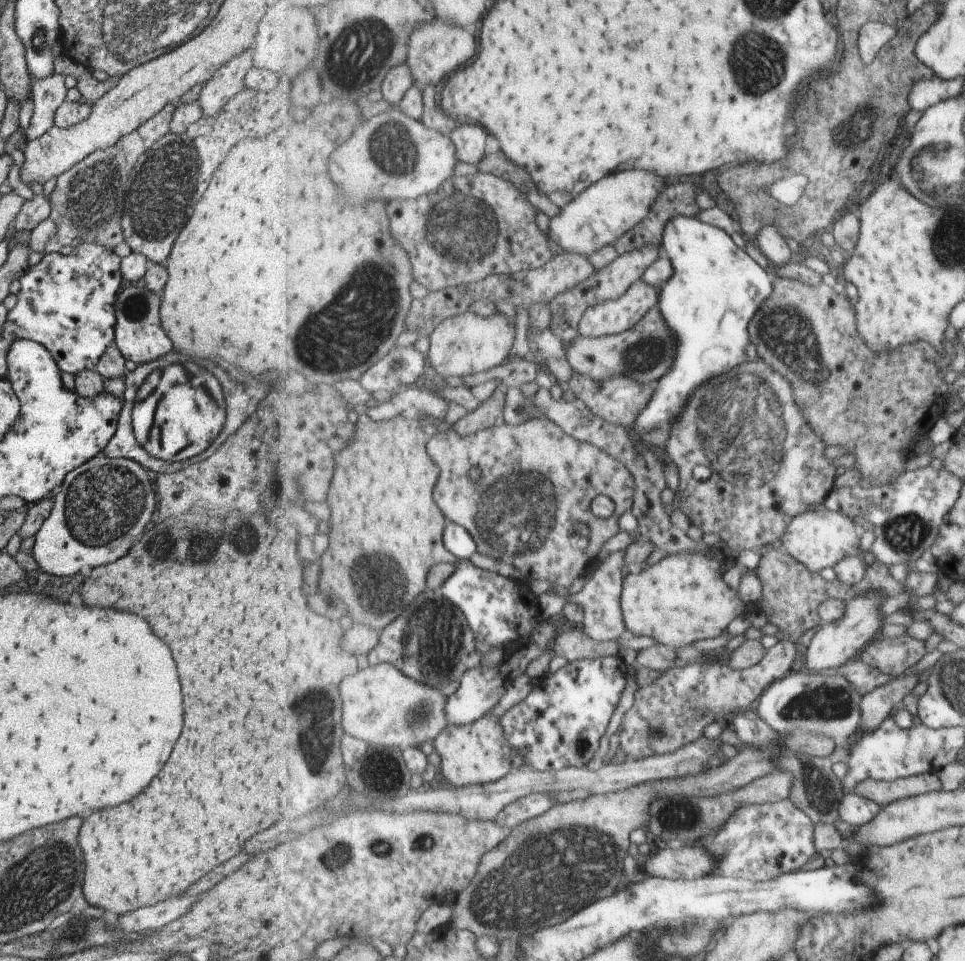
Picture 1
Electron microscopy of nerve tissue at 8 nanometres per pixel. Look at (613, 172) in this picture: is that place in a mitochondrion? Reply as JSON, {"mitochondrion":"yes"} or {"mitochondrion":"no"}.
{"mitochondrion":"no"}

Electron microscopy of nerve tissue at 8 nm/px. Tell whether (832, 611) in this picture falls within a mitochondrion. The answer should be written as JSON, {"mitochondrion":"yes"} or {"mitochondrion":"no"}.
{"mitochondrion":"no"}

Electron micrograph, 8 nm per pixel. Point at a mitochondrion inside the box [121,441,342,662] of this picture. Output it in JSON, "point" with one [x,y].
{"point":[167,545]}

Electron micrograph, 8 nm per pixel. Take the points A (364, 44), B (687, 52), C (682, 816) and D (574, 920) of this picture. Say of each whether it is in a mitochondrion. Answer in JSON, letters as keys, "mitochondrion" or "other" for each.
{"A":"mitochondrion","B":"other","C":"mitochondrion","D":"mitochondrion"}

